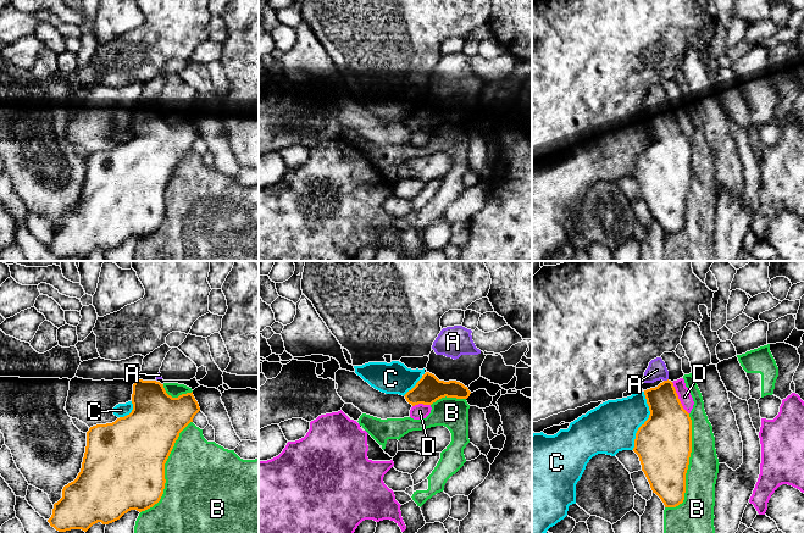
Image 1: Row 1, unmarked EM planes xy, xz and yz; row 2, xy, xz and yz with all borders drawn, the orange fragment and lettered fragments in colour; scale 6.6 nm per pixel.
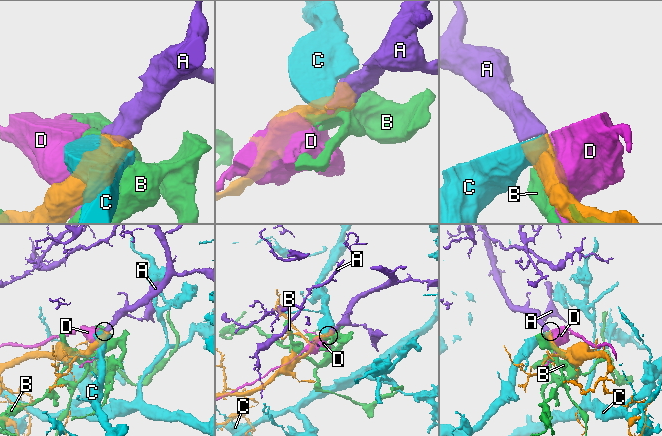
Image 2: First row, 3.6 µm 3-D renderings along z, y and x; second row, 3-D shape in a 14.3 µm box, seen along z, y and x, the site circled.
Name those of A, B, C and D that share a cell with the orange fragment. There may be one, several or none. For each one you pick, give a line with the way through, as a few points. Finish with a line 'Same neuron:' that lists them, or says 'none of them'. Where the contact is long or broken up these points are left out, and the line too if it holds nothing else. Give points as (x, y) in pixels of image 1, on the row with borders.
A: runs through yz (667, 418), (665, 381), (656, 370)
Same neuron: A

